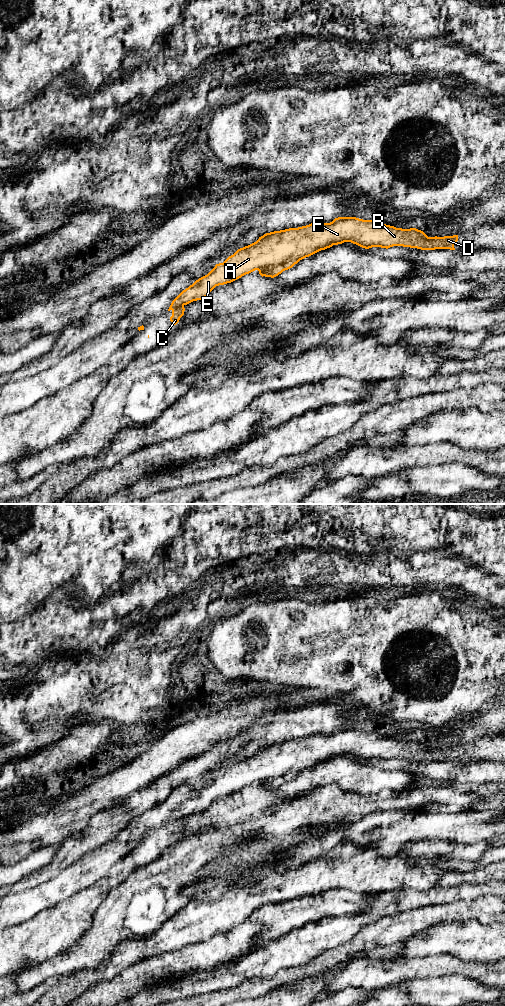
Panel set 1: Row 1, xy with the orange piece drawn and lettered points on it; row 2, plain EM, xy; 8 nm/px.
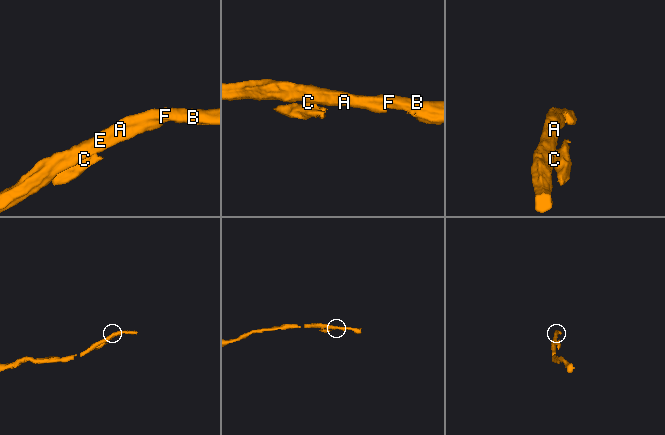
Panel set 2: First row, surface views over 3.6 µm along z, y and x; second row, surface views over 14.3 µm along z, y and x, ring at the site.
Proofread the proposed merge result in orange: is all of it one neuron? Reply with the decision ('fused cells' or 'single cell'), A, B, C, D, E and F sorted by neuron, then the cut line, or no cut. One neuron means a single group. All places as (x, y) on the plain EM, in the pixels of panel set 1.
fused cells; A B D E F / C; cut in xy along (183, 817), (172, 822)

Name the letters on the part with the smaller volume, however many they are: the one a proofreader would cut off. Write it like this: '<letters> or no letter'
C

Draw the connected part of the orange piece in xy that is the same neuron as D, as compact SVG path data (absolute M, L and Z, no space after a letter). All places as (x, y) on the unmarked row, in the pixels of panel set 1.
M338 729L330 735L314 734L298 740L289 740L280 743L266 745L259 751L243 760L238 761L223 775L215 779L205 788L196 792L192 797L183 802L171 815L168 823L182 819L193 813L202 812L219 797L231 795L242 788L255 782L263 789L274 790L283 783L292 780L300 772L309 769L321 762L333 757L351 754L362 760L372 759L390 760L403 758L421 762L450 761L455 762L454 756L458 753L458 747L444 749L428 749L423 743L416 740L402 741L381 736L375 732L363 732L356 729Z

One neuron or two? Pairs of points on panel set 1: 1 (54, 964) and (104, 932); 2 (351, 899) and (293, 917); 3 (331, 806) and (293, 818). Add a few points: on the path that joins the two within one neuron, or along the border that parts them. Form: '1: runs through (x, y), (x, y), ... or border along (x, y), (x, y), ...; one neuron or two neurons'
1: runs through (66, 963), (81, 955), (92, 944); one neuron
2: runs through (337, 902), (326, 903), (307, 909); one neuron
3: runs through (322, 808), (302, 815); one neuron

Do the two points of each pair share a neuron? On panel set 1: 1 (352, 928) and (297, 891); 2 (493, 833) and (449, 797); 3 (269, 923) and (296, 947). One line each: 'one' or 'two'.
1: two
2: two
3: two

